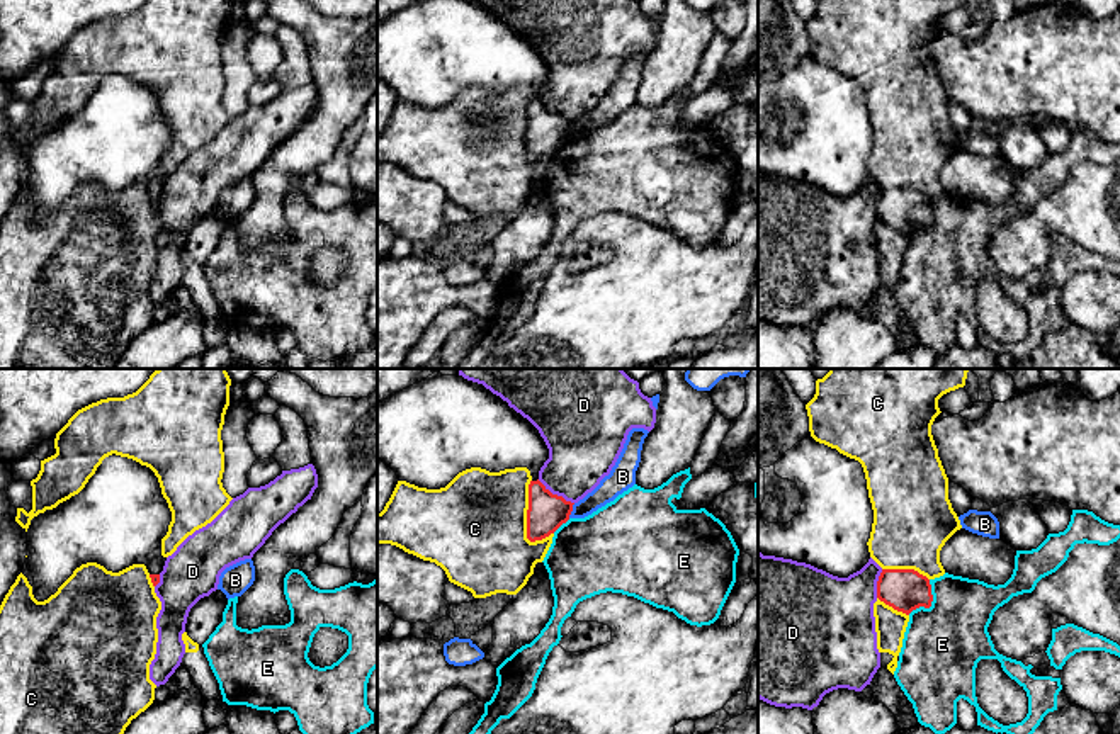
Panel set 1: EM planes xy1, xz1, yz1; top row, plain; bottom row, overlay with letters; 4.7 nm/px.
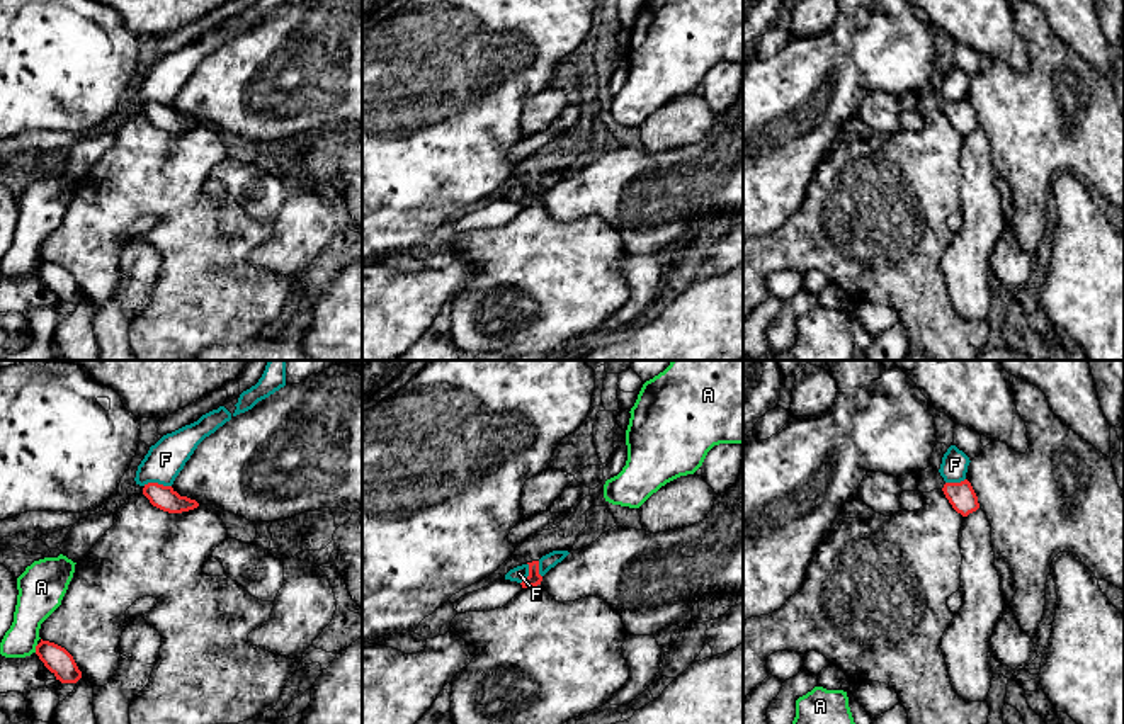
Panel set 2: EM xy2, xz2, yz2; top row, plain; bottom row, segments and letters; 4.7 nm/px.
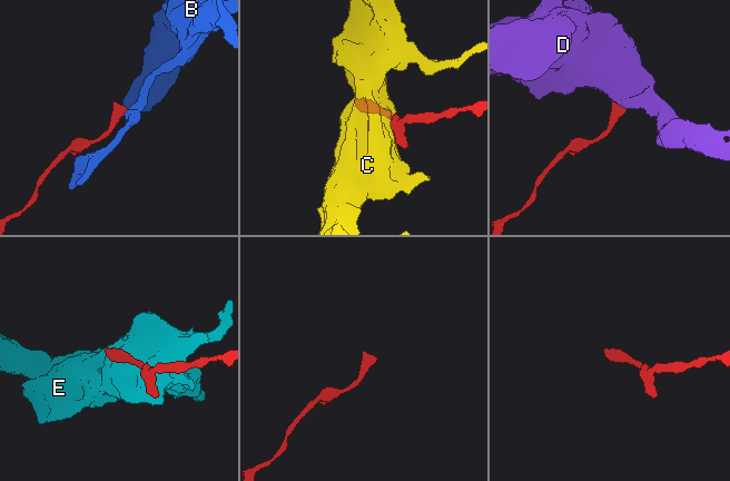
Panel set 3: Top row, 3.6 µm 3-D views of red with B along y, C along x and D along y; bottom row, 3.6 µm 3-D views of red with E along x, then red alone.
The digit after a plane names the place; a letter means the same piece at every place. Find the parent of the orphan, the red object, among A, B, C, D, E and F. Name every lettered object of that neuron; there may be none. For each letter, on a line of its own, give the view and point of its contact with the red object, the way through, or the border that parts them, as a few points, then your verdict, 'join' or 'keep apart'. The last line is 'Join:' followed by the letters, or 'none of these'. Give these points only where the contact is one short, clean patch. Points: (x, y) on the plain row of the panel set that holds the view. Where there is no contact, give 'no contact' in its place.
A: meets red in xy2 at (36, 267); keep apart
B: meets red in xz1 at (571, 129); border along xz1 (575, 123), (568, 136); keep apart
C: meets red in xz1 at (527, 131); keep apart
D: meets red in xz1 at (556, 114); border along xz1 (537, 99), (553, 112), (573, 123); keep apart
E: meets red in yz1 at (930, 223); keep apart
F: meets red in xy2 at (157, 102); border along xy2 (143, 104), (162, 102), (170, 106); keep apart
Join: none of these

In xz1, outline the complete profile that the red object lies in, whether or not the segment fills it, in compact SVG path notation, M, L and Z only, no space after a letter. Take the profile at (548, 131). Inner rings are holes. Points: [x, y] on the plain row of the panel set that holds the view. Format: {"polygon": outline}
{"polygon": "M421 0L379 22L377 76L396 92L399 100L427 109L445 107L459 92L471 87L481 87L489 92L527 87L532 95L527 129L527 158L530 161L542 160L554 153L569 139L573 131L574 122L552 114L539 100L539 90L549 78L549 68L539 49L527 37L510 27L500 15L472 0Z"}

